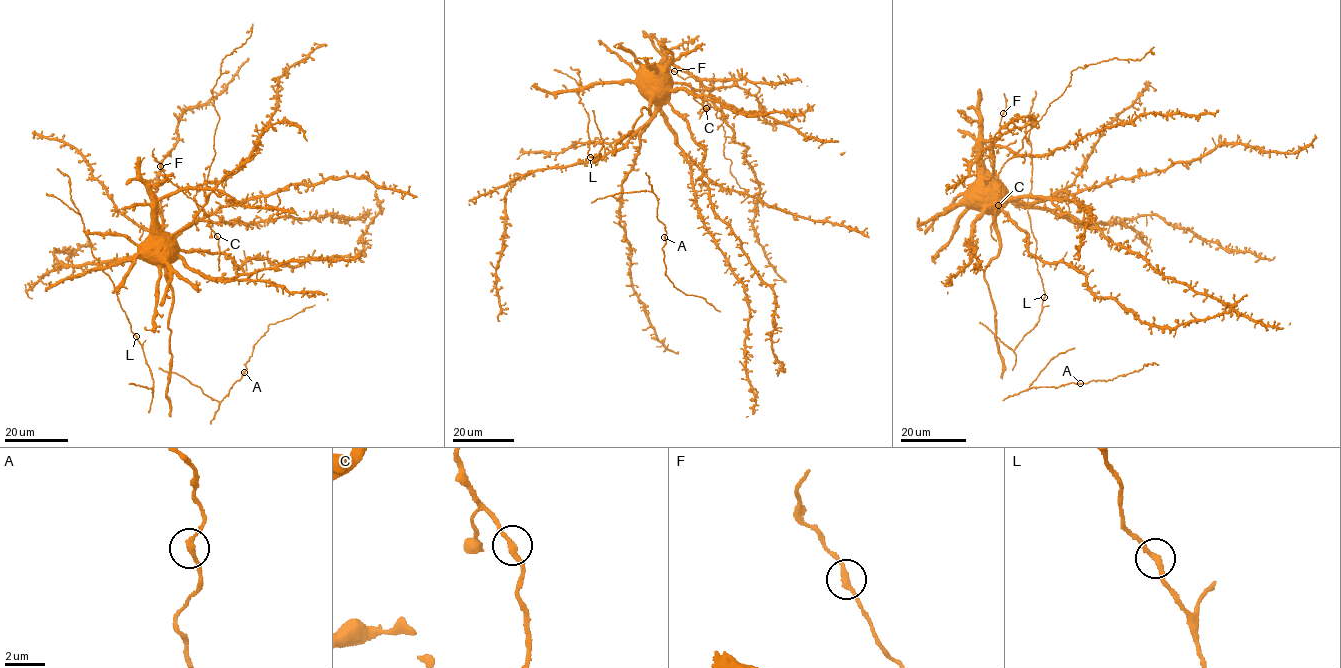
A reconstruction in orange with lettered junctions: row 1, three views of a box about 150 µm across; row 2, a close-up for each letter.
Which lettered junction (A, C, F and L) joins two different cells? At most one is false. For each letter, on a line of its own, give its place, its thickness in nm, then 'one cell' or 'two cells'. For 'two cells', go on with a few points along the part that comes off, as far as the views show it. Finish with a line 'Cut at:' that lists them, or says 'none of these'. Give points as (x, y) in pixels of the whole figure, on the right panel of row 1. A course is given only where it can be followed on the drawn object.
A: at (1080, 383); 240 nm thick; one cell
C: at (998, 205); 240 nm thick; one cell
F: at (1003, 113); 240 nm thick; one cell
L: at (1044, 297); 240 nm thick; one cell
Cut at: none of these

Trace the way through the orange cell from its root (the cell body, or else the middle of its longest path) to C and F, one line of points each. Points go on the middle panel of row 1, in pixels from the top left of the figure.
C: (663, 95), (667, 97), (671, 82), (683, 82), (701, 93), (701, 104), (706, 108)
F: (663, 95), (667, 97), (668, 92), (660, 76), (668, 61), (688, 76), (683, 79), (674, 71)

